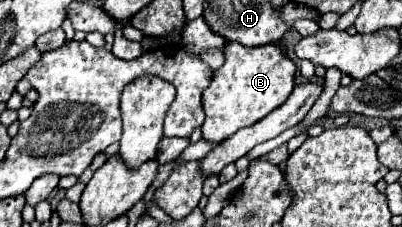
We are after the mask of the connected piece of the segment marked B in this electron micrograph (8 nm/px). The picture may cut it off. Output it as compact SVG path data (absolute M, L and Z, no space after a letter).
M226 42L226 62L214 70L210 86L202 94L206 120L202 124L202 138L208 142L222 142L236 130L252 126L262 120L270 110L282 106L294 88L296 64L284 54L280 44L264 44L246 48L238 42Z

